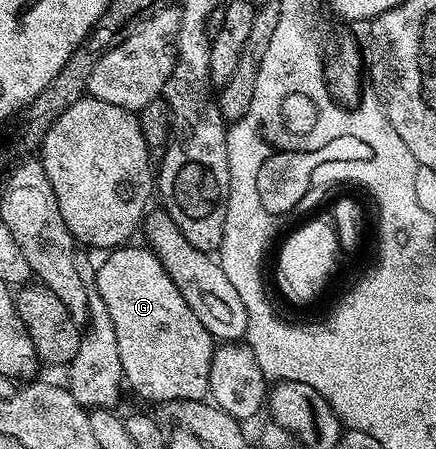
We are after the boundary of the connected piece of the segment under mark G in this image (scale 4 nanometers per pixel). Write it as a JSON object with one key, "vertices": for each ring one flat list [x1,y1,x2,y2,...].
{"vertices":[[126,245,110,250,106,254,109,256,100,260,96,268,98,293,107,305,107,312,114,325,124,382,128,390,130,387,139,398,146,399,150,405,190,398,194,394,193,386,197,379,193,376,193,359,189,356,189,347,201,347,201,375,208,377,215,346,213,334,205,328,203,321,199,321,199,317,195,317,195,313,191,313,191,305,187,305,187,301,183,301,183,293,175,289,175,281,171,281,159,257,155,257,155,253,148,246,133,246]]}

